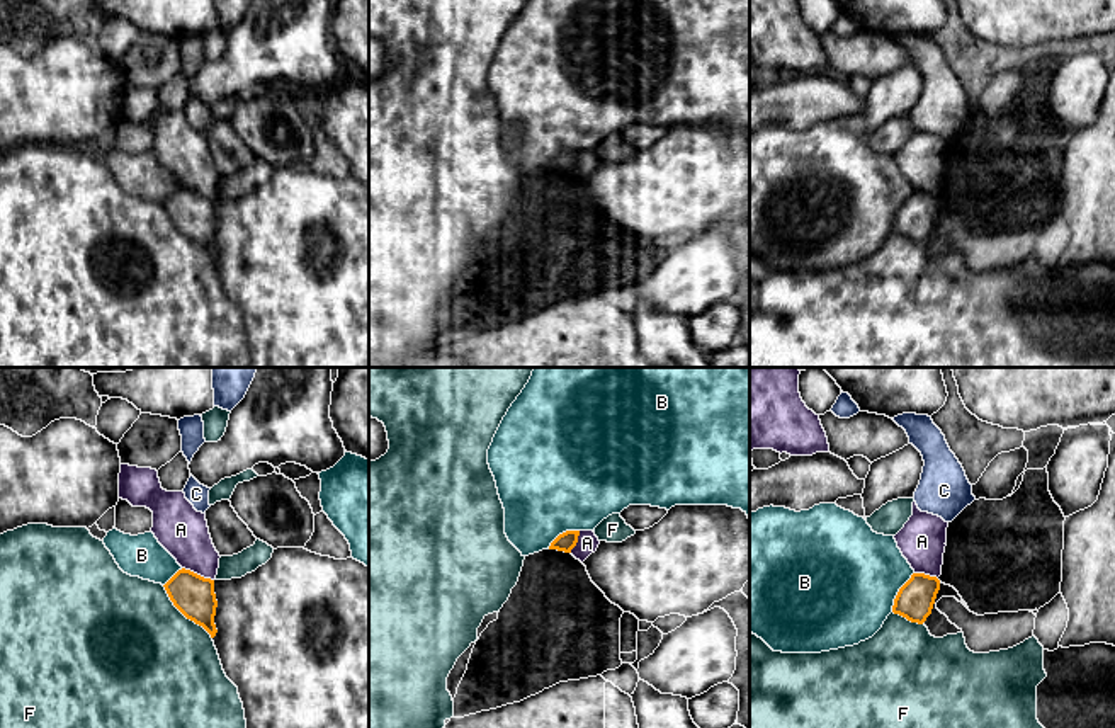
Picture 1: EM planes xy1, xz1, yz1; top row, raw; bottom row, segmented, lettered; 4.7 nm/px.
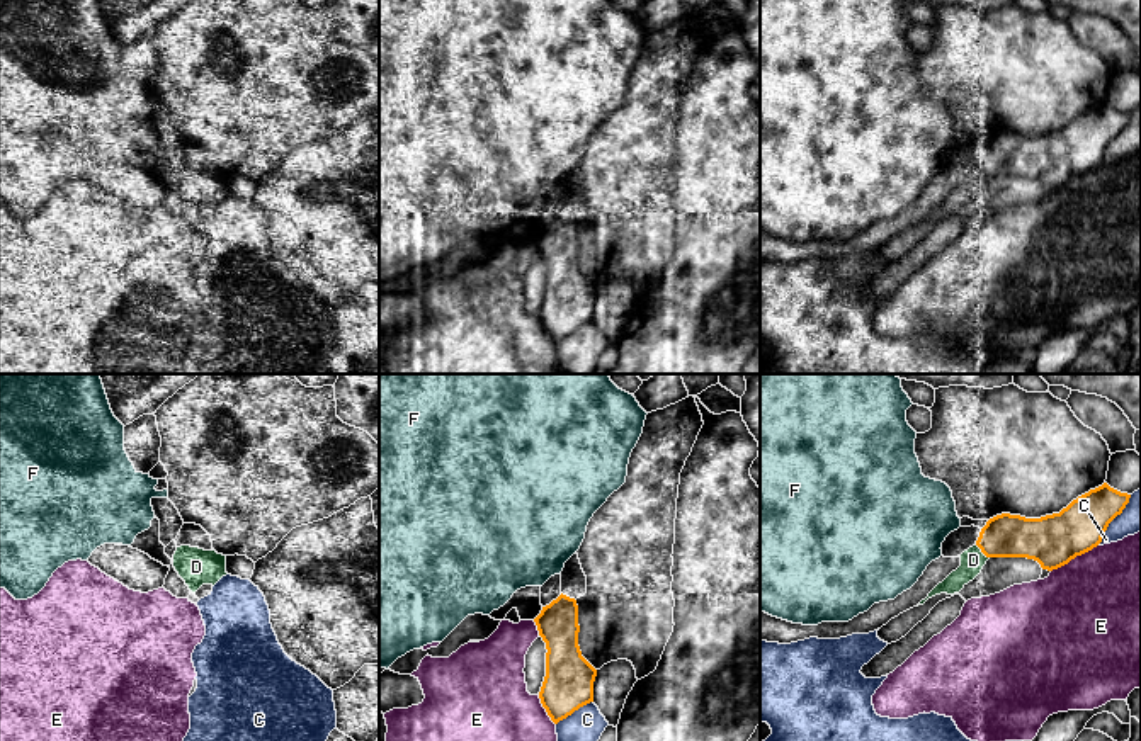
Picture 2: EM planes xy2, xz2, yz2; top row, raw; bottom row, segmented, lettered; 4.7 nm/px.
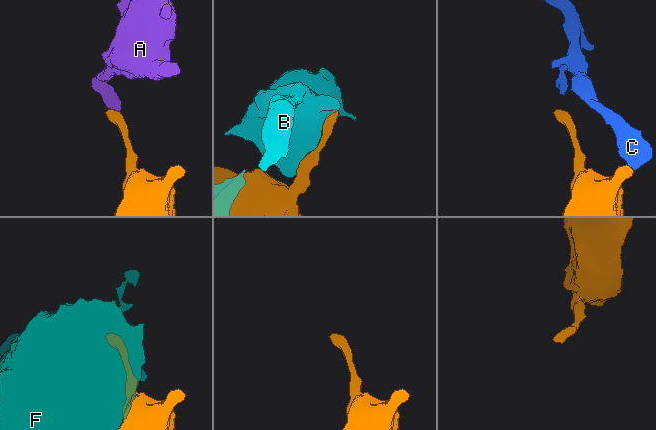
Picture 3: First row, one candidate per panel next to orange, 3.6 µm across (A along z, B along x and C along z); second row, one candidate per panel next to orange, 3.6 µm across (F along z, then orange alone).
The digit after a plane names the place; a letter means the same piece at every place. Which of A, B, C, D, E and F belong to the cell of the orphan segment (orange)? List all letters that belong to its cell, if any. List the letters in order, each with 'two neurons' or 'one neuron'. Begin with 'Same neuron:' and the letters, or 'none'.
Same neuron: none
A: two neurons
B: two neurons
C: two neurons
D: two neurons
E: two neurons
F: two neurons

